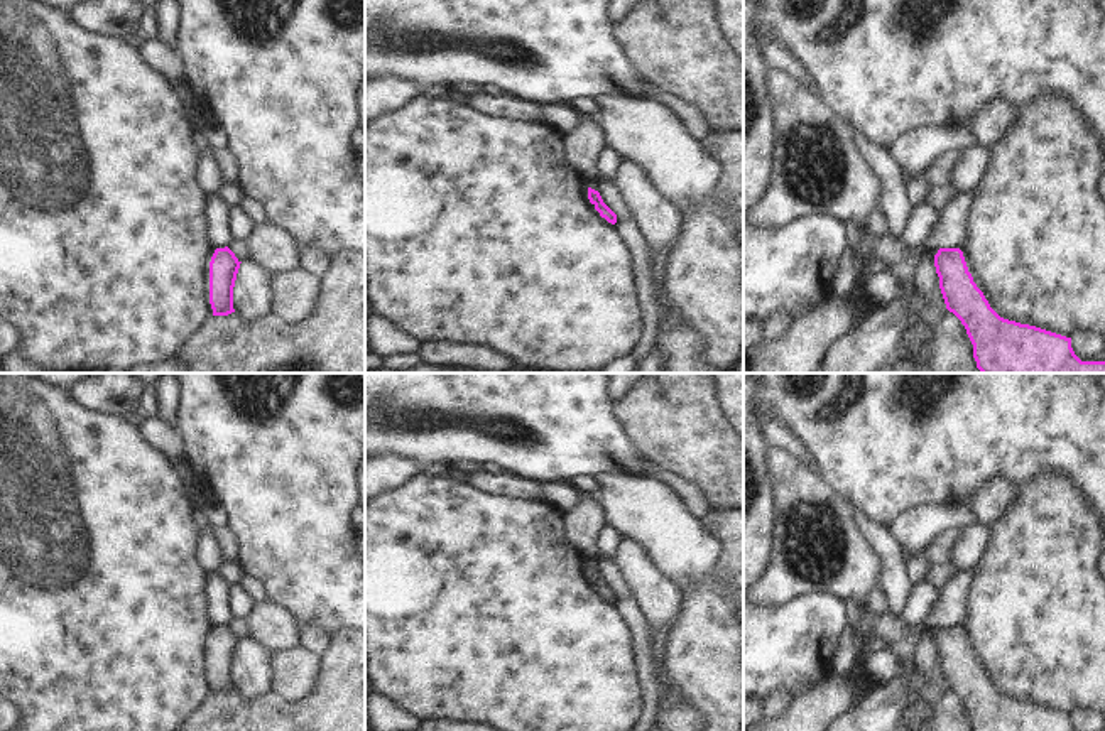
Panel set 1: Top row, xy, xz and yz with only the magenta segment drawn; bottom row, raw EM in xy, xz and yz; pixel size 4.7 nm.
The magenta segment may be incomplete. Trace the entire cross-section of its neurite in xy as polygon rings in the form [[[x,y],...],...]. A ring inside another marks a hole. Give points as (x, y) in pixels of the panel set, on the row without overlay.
[[[225,625],[216,626],[210,640],[210,682],[213,694],[228,694],[233,687],[233,665],[240,638]]]

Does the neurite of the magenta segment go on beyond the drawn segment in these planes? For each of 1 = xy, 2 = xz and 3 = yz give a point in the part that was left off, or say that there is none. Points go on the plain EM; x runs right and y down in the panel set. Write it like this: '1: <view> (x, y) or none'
1: none
2: none
3: none

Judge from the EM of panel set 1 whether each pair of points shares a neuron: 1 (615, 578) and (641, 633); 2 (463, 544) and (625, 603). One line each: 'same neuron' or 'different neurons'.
1: same neuron
2: different neurons

